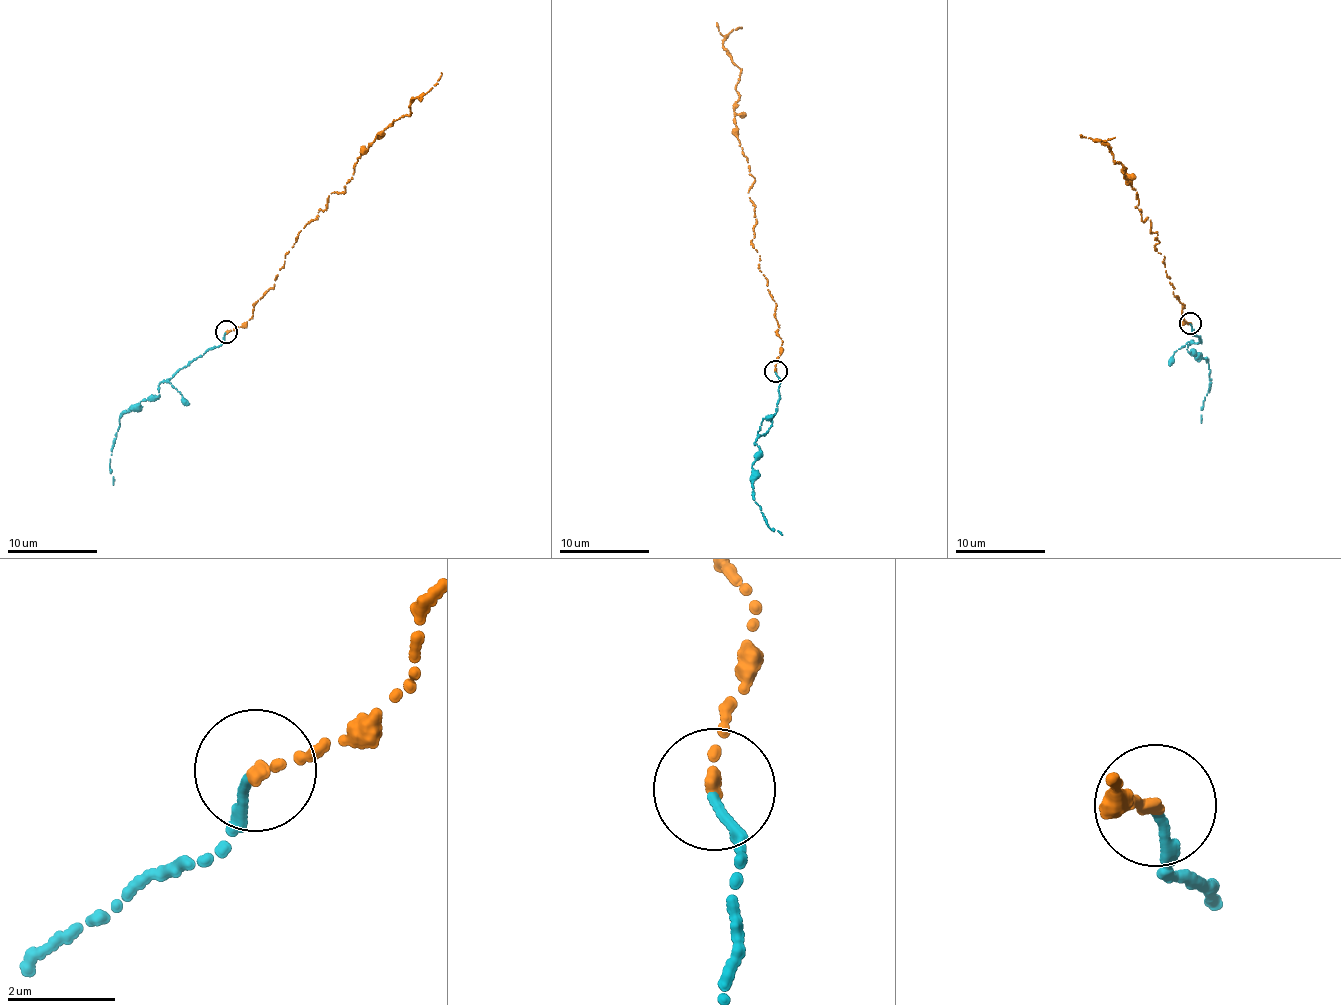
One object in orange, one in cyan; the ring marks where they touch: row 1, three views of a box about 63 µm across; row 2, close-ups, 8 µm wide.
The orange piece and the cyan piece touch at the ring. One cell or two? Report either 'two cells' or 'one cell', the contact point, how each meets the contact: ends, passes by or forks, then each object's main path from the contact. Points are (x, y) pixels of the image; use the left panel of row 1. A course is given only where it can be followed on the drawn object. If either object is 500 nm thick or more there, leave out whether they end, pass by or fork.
one cell; place (226, 331); orange ends; cyan ends; course orange (225, 331), (253, 318), (298, 232), (330, 192), (345, 192), (361, 149), (410, 114), (410, 102), (441, 73); course cyan (225, 333), (222, 344), (160, 383), (158, 396), (123, 413), (109, 464), (113, 484)

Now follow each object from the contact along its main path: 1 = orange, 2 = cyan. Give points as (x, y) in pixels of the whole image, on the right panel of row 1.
1: (1190, 322), (1157, 231), (1148, 216), (1140, 220), (1137, 192), (1097, 140), (1114, 137)
2: (1190, 324), (1191, 334), (1201, 342), (1191, 341), (1187, 350), (1206, 358), (1210, 372), (1200, 422)

